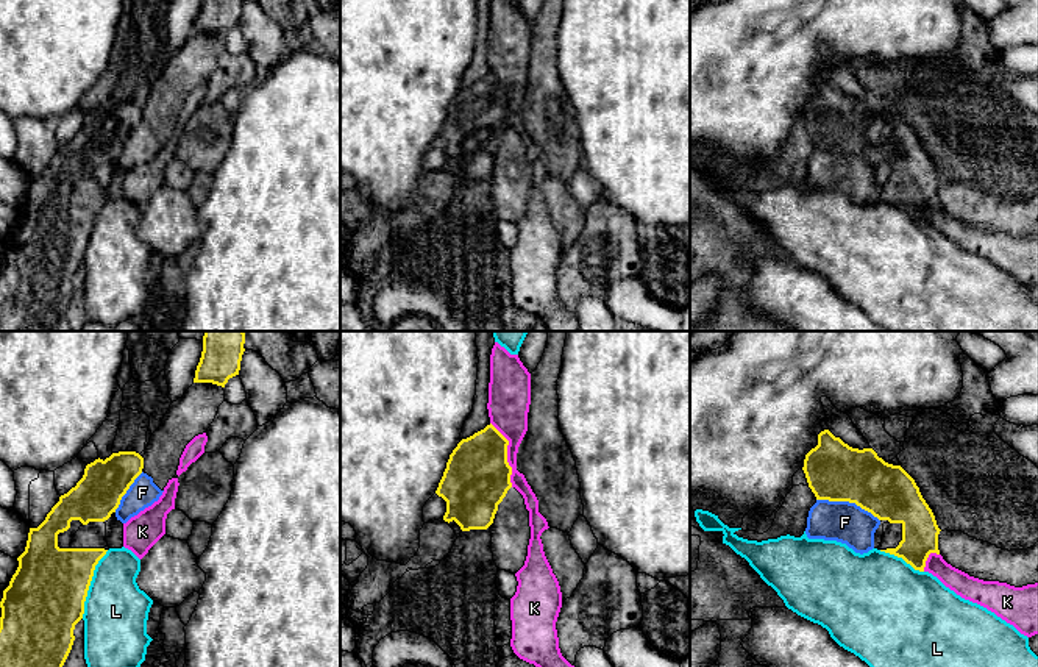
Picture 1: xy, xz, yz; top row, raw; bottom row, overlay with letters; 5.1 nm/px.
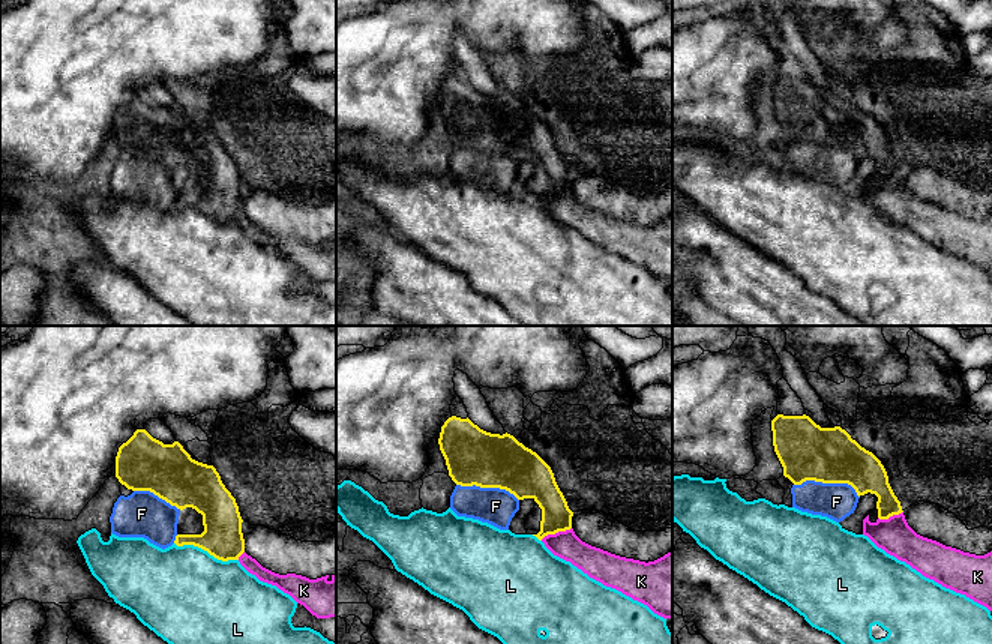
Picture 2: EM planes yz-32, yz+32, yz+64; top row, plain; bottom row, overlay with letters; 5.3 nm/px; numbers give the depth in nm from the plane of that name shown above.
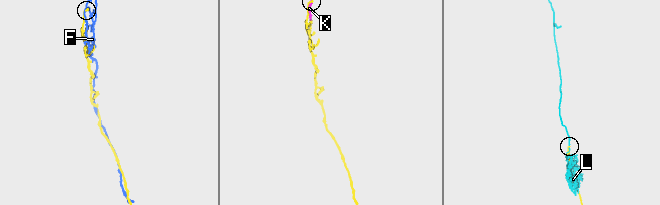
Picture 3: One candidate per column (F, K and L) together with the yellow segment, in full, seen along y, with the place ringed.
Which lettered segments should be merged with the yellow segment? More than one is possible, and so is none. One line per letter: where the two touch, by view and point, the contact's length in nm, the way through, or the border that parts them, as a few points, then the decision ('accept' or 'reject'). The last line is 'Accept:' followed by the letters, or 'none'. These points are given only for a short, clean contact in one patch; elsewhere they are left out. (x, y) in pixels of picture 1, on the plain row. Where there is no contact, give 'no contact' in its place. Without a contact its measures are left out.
F: yz (848, 150) | 340 nm | reject
K: xz (506, 105) | 360 nm | reject
L: xy (89, 235) | 380 nm | reject
Accept: none

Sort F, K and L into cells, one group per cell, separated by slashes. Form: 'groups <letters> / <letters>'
groups F / K / L

